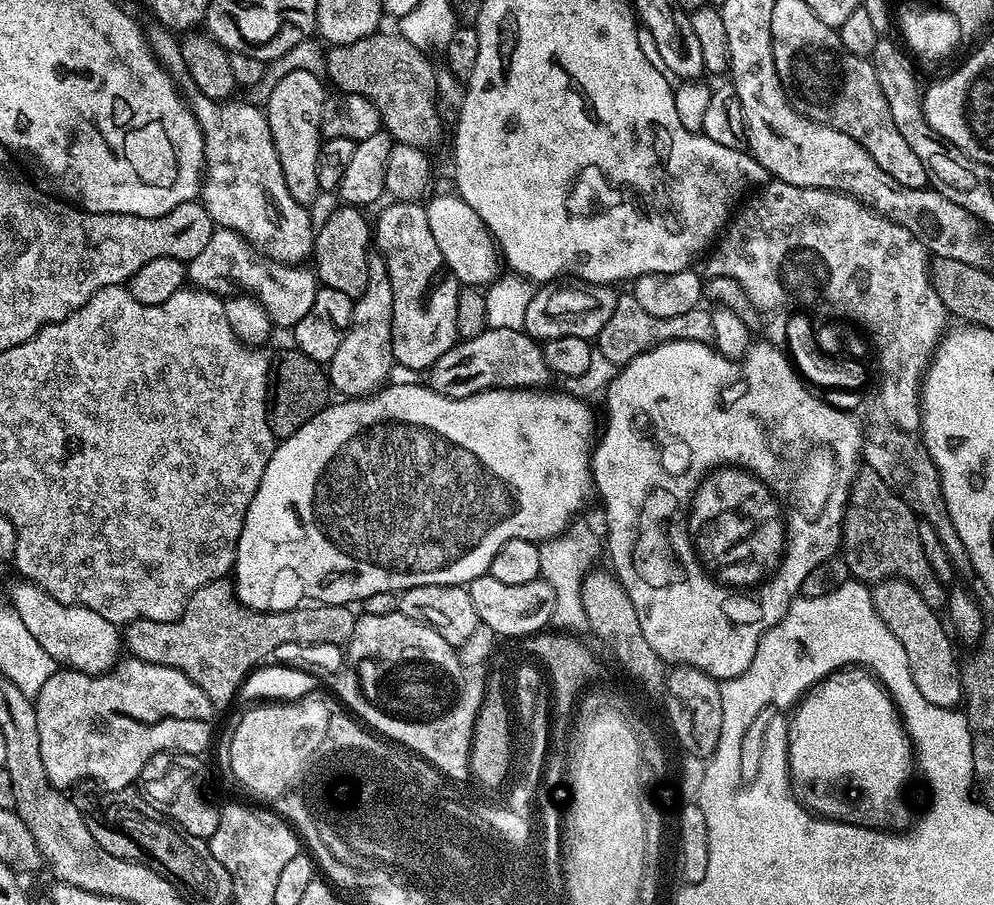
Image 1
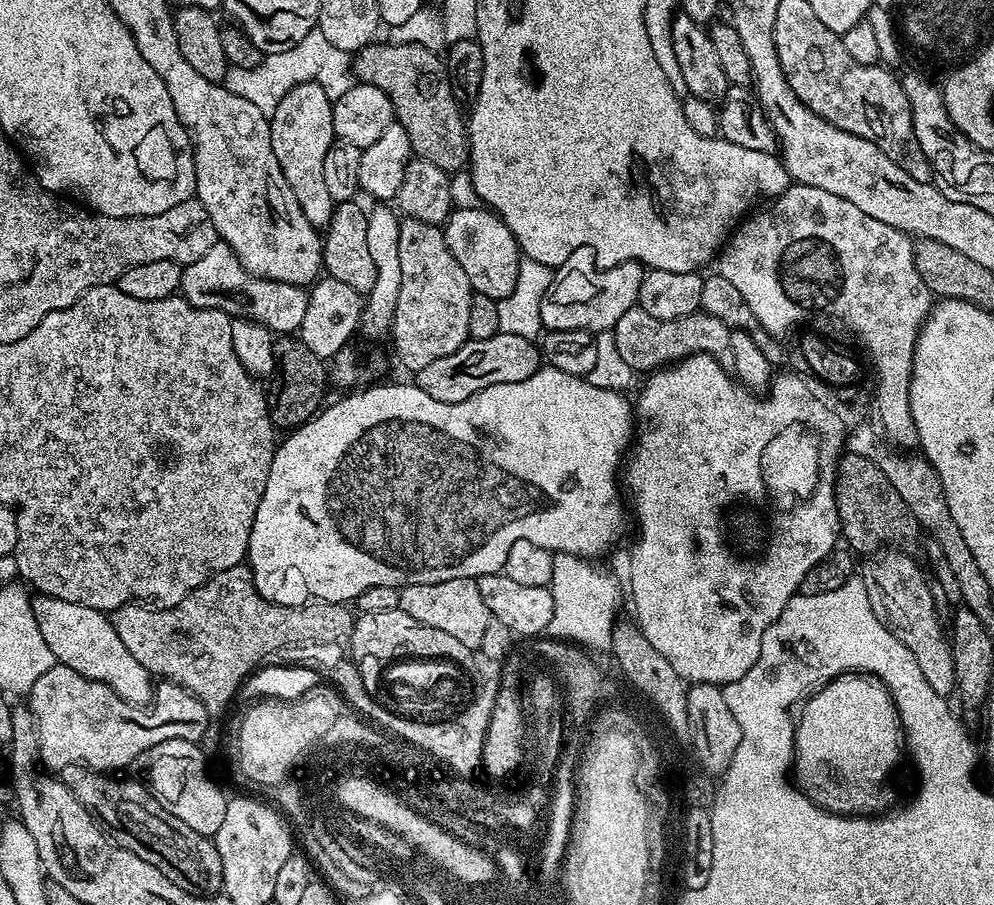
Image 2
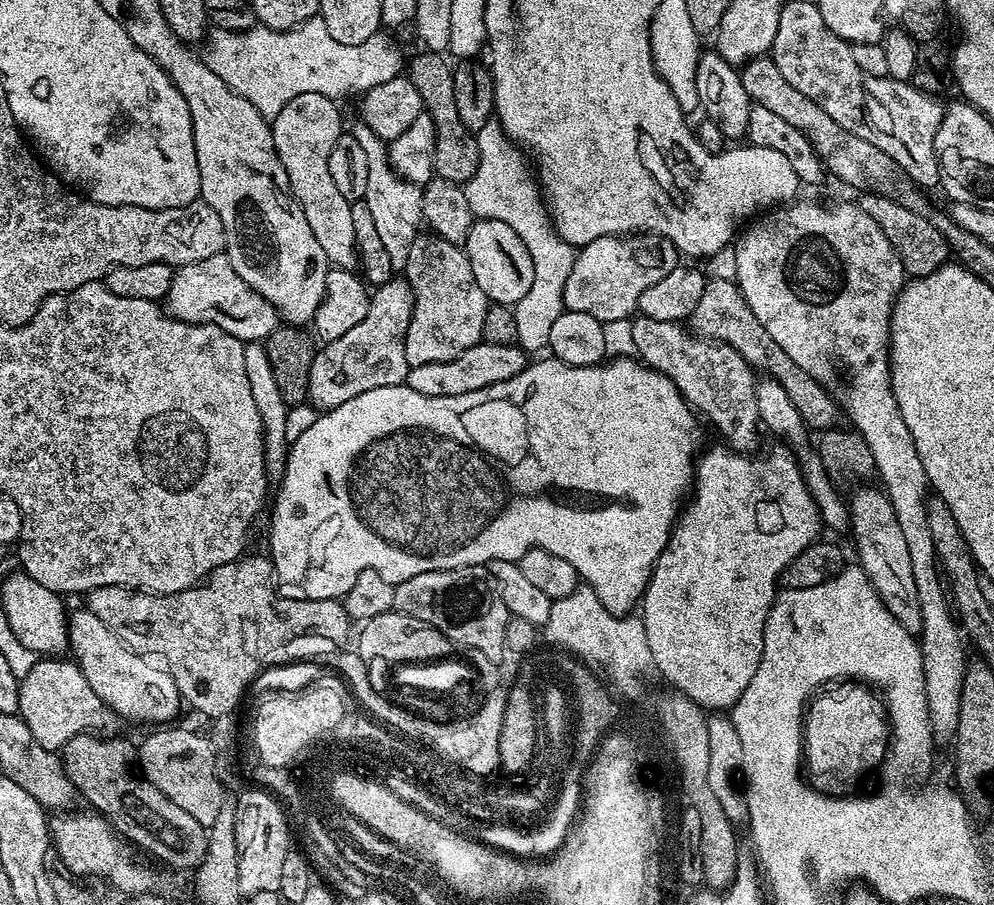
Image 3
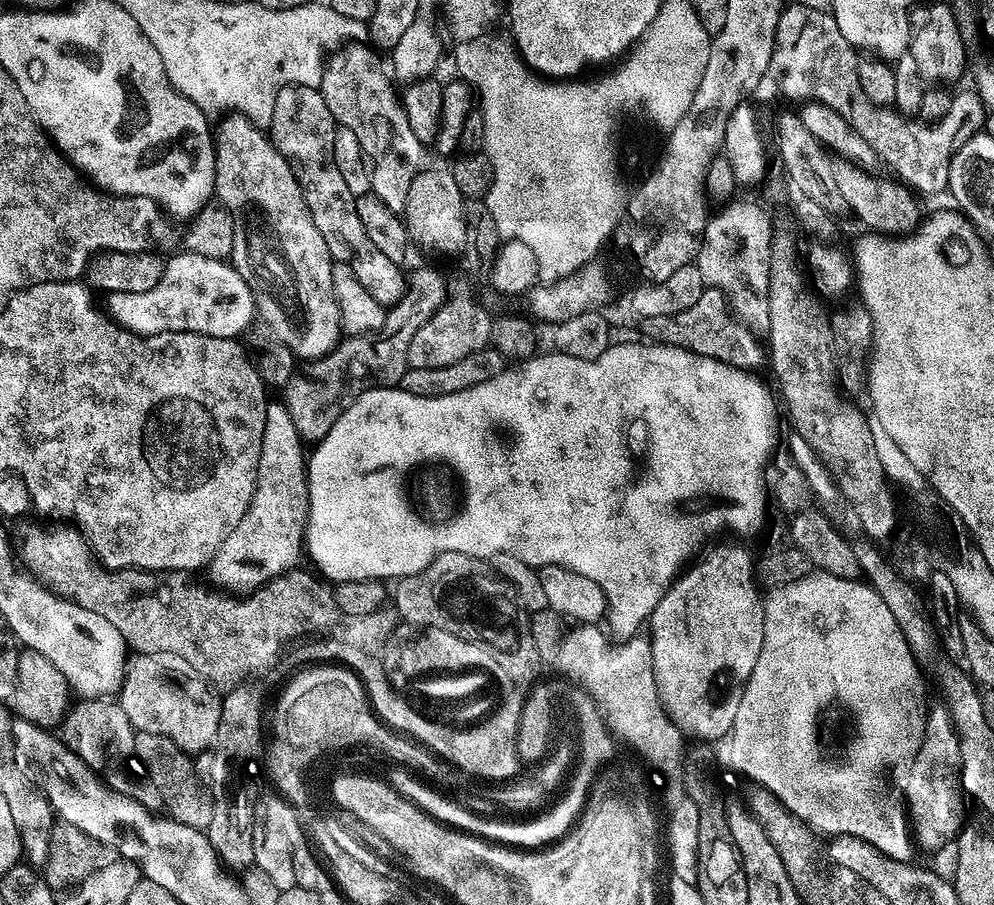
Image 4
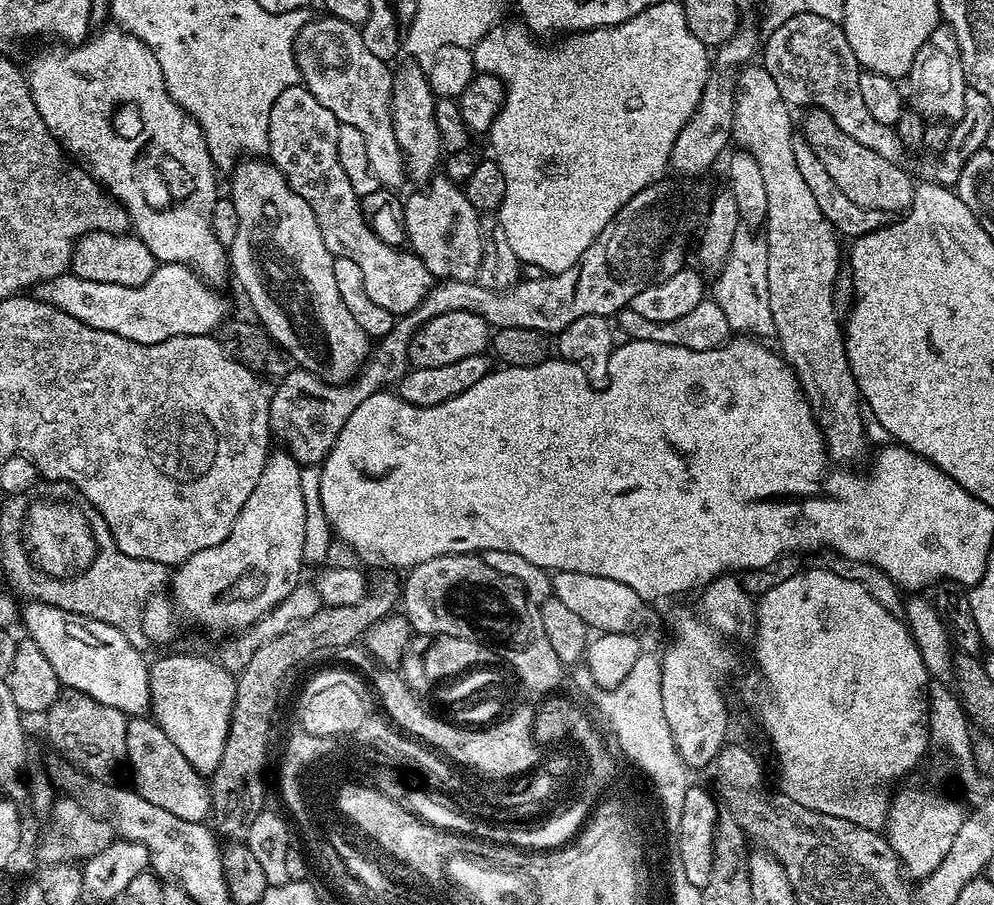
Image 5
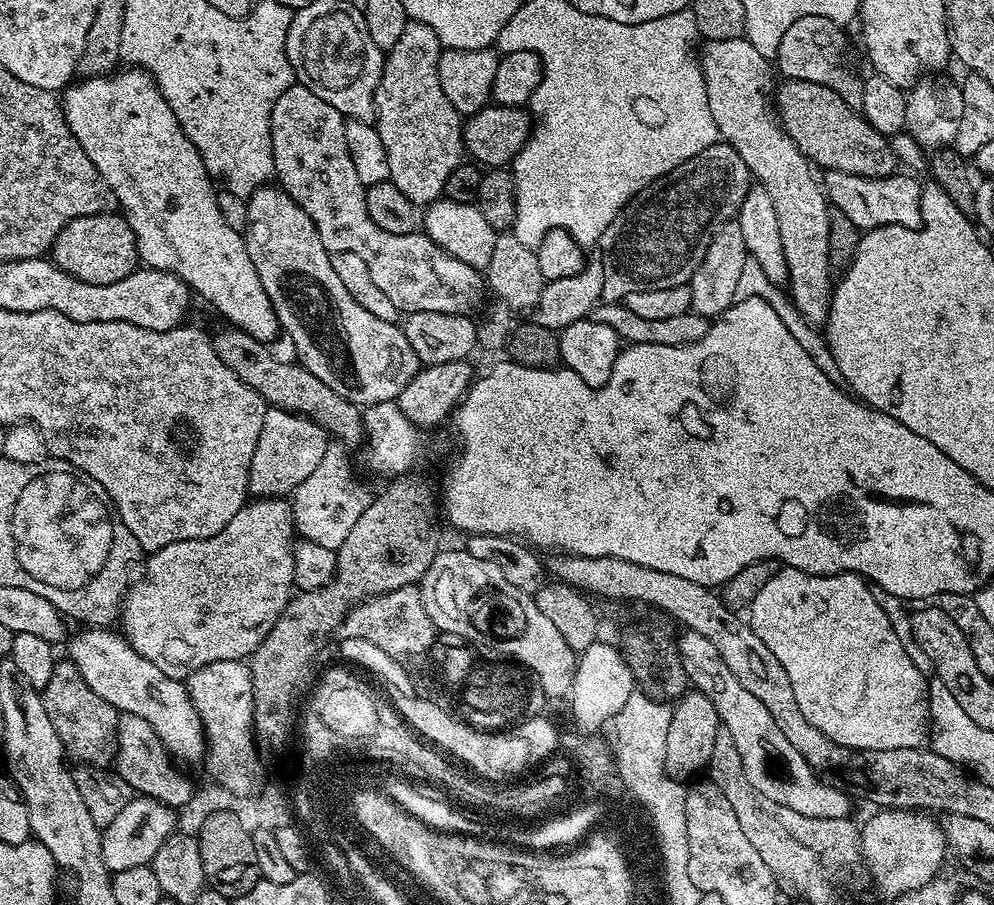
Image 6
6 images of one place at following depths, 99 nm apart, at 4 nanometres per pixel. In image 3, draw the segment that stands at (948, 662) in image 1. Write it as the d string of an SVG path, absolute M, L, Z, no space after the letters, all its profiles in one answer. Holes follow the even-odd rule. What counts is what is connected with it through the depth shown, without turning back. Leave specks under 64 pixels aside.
M860 486L854 500L851 499L850 532L856 535L856 552L860 555L859 567L864 569L872 583L872 591L877 592L880 601L894 614L896 621L906 631L916 634L922 626L922 610L918 606L918 590L914 590L914 573L910 566L910 550L906 547L906 537L902 534L902 526L898 526L898 518L894 514L894 506L888 501L888 493L876 488Z

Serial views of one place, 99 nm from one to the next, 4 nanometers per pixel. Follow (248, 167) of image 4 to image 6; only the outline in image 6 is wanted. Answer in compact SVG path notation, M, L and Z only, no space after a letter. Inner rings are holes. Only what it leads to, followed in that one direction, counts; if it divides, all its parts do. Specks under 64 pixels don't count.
M265 186L259 188L253 196L247 197L247 202L248 226L244 232L247 253L250 254L250 260L254 264L256 272L258 272L259 281L262 282L263 289L266 290L271 305L274 306L275 316L279 320L281 331L284 334L287 334L290 338L290 342L297 354L295 357L299 364L308 369L320 381L324 382L326 386L332 388L334 392L342 395L344 398L357 404L357 406L361 408L381 404L387 400L395 401L396 396L406 388L407 383L410 382L411 378L414 378L414 374L420 371L422 367L420 360L417 357L417 354L415 354L413 347L410 346L409 339L406 338L403 329L397 324L385 322L382 318L375 317L374 314L363 309L358 302L354 301L349 290L341 281L339 281L338 274L334 274L331 255L326 250L326 246L322 242L322 238L318 234L318 230L314 226L310 214L306 214L306 210L302 210L302 206L298 206L298 202L294 202L294 198L287 196L287 194L284 193L283 188L279 186Z

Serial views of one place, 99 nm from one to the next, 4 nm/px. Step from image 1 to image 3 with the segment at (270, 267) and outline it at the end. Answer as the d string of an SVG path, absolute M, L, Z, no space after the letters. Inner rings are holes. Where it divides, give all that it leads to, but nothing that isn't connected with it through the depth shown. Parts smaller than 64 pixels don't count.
M224 254L206 258L202 262L179 265L172 273L172 285L166 297L166 308L170 315L182 322L216 324L222 330L226 330L226 334L234 334L234 338L245 342L263 342L278 327L276 307L266 302L266 298L262 298L254 289L248 288L246 282L242 282L242 278L238 278L234 266Z

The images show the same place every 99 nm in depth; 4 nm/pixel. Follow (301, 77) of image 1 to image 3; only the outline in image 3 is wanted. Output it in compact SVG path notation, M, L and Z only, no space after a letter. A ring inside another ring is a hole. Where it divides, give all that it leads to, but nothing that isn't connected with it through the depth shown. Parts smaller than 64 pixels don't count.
M298 94L282 106L282 114L271 120L274 150L290 178L290 190L306 214L306 223L314 233L318 246L322 246L329 265L355 269L358 264L356 235L354 234L353 201L342 198L334 178L330 178L330 150L342 135L337 101L322 94Z

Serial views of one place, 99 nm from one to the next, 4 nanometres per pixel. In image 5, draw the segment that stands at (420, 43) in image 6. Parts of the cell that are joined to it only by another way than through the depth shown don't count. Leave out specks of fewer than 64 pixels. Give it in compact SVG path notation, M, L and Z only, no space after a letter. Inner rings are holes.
M408 66L412 68L396 68L393 78L392 78L392 121L394 122L394 138L398 138L398 146L402 150L402 154L404 155L404 171L406 173L407 179L409 181L413 180L416 186L424 186L427 185L428 181L432 179L433 176L437 175L438 169L442 164L442 149L440 144L440 136L439 136L439 126L436 121L436 103L438 101L438 97L435 93L432 92L431 86L428 84L428 77L426 75L425 69L419 66Z

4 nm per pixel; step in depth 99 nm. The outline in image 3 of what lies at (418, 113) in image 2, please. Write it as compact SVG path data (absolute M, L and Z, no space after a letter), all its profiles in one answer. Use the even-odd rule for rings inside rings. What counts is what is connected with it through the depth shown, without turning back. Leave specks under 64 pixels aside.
M420 50L407 65L406 72L413 86L424 100L425 109L431 113L433 126L436 128L436 145L434 146L433 166L435 175L441 180L449 180L461 186L470 178L474 178L474 170L478 170L478 142L476 134L466 130L465 124L458 118L454 104L453 65L444 61L445 57L438 52Z

